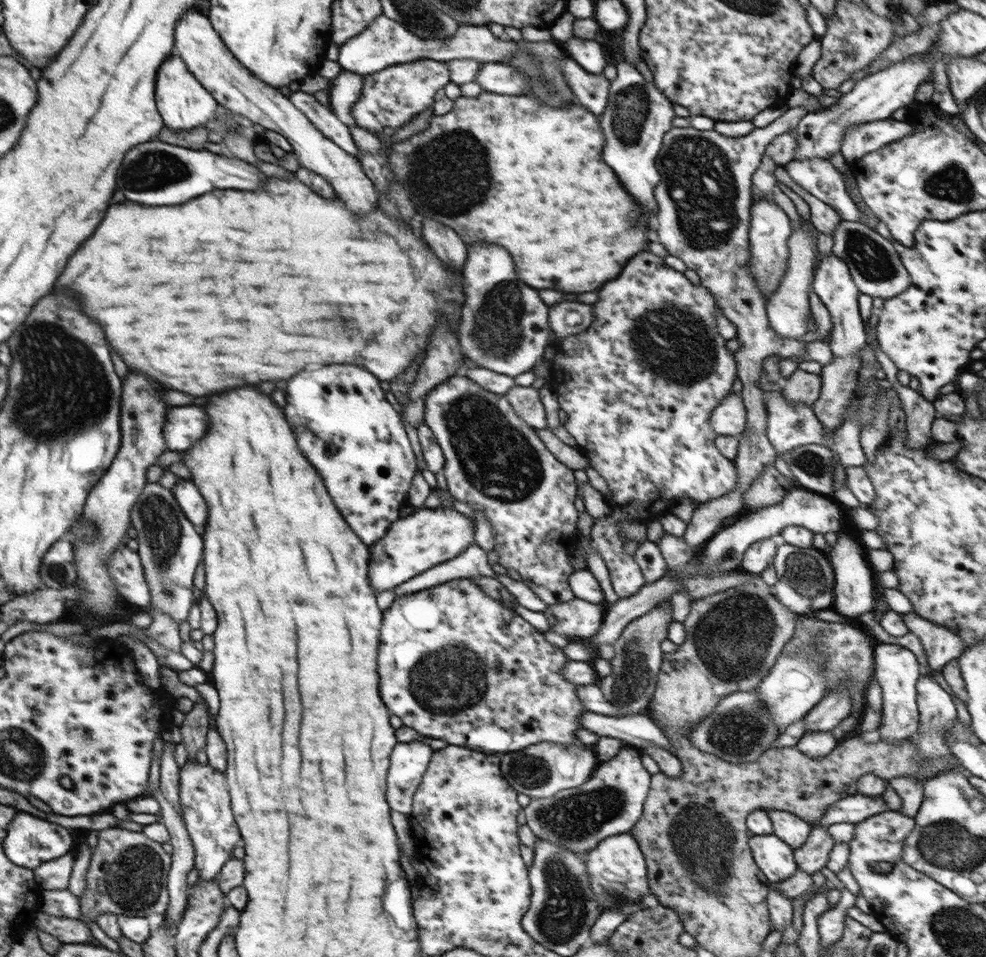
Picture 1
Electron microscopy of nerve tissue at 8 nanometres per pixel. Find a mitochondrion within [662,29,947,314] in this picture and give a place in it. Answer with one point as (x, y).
(871, 260)

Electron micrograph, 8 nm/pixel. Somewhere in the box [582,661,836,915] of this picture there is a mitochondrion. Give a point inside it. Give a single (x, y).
(701, 838)

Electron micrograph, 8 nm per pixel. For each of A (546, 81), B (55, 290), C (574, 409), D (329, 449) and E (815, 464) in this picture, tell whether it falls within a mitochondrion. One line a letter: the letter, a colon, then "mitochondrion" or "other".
A: mitochondrion
B: other
C: other
D: other
E: mitochondrion

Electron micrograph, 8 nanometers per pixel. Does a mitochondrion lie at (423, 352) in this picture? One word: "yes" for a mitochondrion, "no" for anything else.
no

